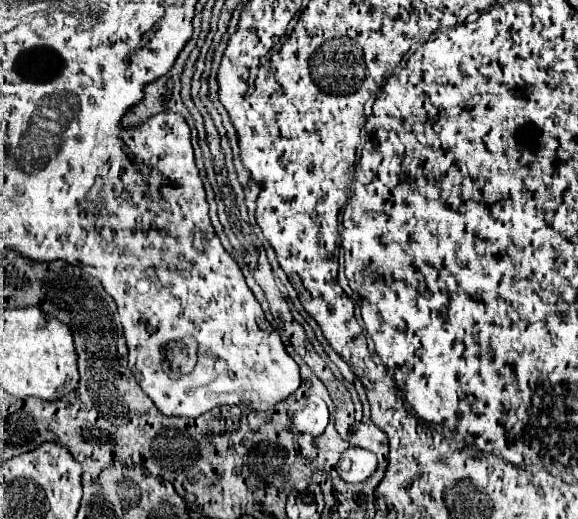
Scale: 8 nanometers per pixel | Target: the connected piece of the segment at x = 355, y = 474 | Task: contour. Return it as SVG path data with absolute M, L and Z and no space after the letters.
M348 448L338 462L338 474L346 482L364 482L376 470L376 456L364 448Z

